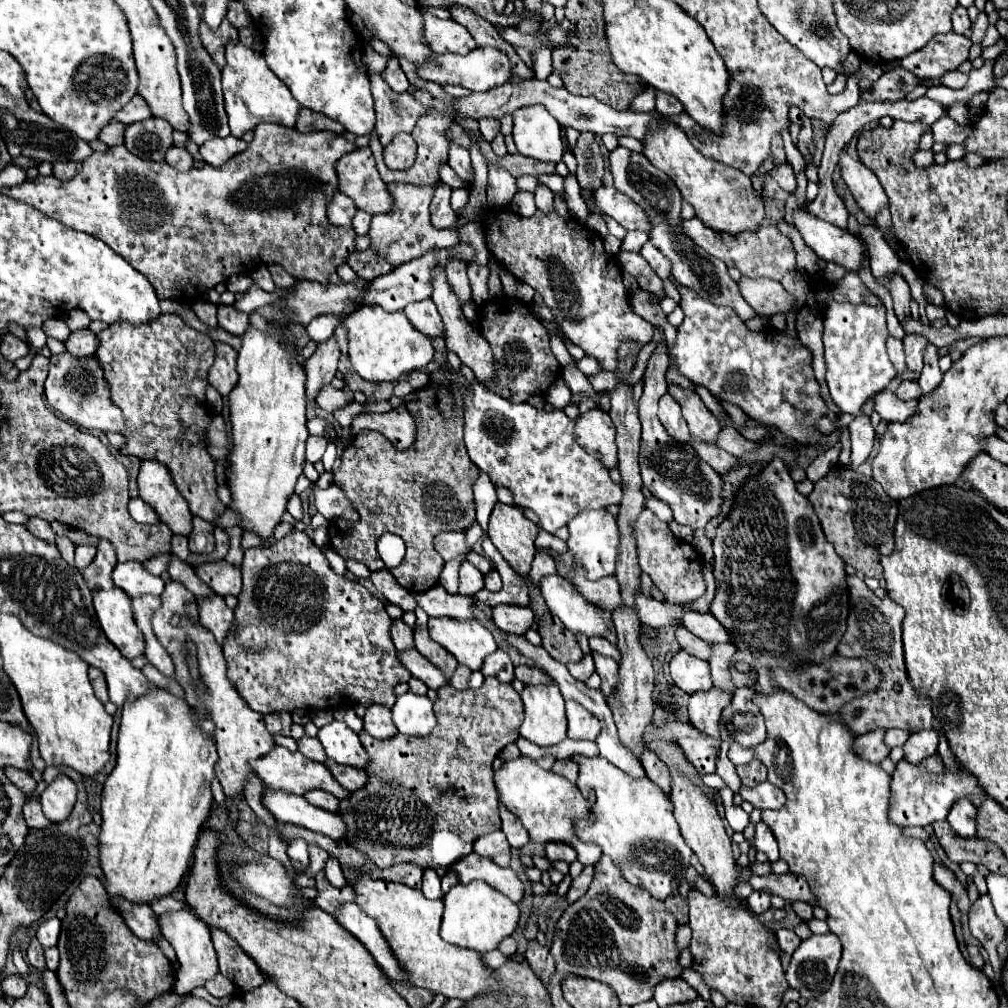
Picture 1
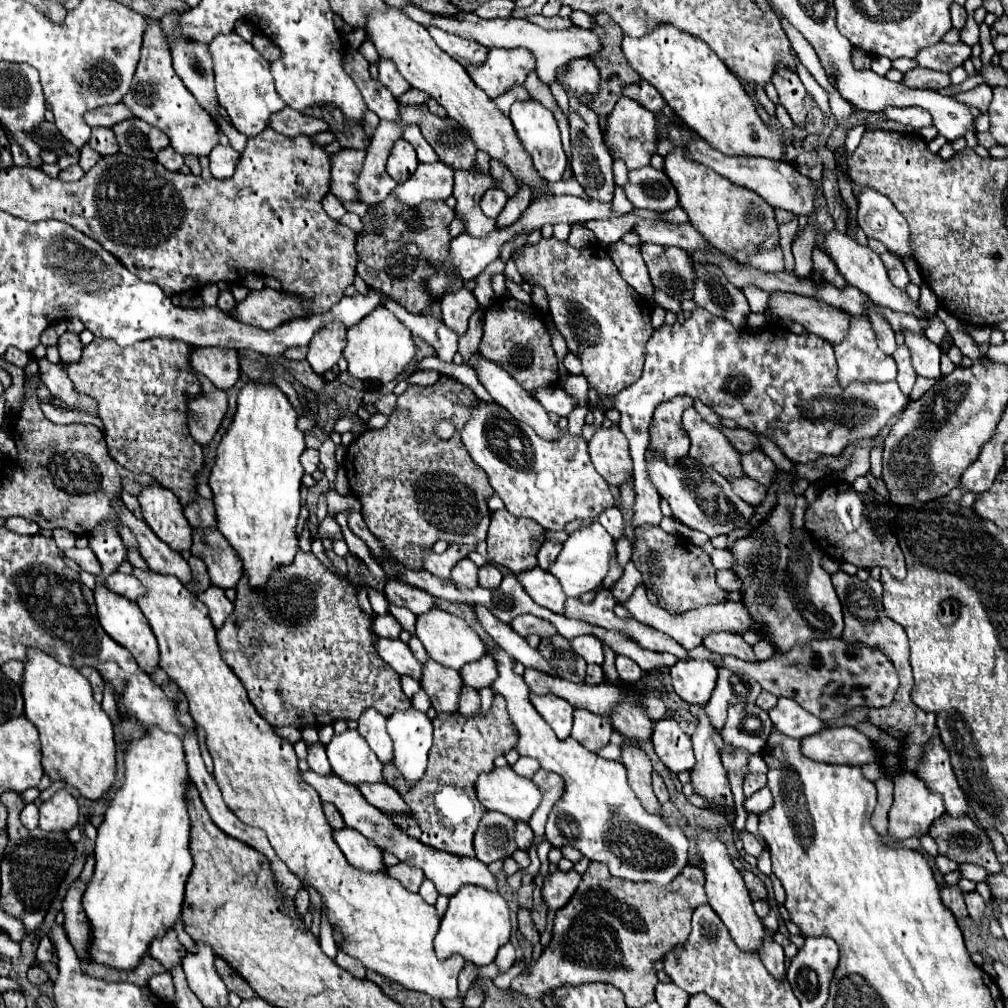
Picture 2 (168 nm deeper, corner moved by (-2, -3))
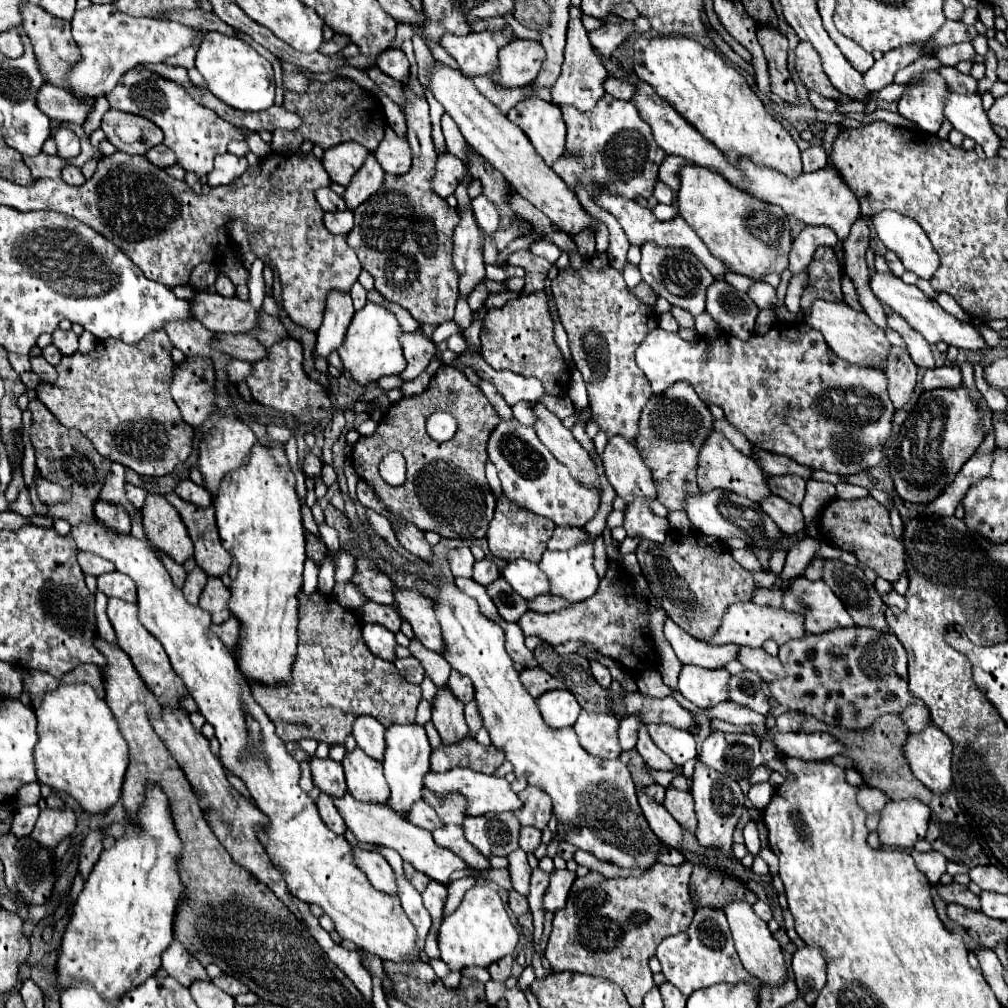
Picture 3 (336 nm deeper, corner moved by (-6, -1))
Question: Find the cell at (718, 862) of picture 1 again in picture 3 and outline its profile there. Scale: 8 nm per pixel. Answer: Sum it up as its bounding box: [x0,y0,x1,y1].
[725,899,787,985]

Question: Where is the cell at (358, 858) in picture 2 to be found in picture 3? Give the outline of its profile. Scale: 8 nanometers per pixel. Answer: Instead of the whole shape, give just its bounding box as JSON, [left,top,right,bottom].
[351,845,397,893]

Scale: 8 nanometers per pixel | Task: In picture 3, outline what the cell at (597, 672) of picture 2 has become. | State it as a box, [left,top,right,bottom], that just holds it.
[591,661,611,689]

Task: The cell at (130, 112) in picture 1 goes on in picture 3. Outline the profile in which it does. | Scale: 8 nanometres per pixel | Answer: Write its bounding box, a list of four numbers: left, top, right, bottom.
[39,85,93,127]

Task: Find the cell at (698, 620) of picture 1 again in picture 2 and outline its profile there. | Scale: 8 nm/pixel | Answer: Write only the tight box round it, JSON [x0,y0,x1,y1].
[703,631,757,661]

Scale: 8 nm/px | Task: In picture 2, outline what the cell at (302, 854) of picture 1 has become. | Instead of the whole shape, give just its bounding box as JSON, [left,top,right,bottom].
[319,903,338,959]

